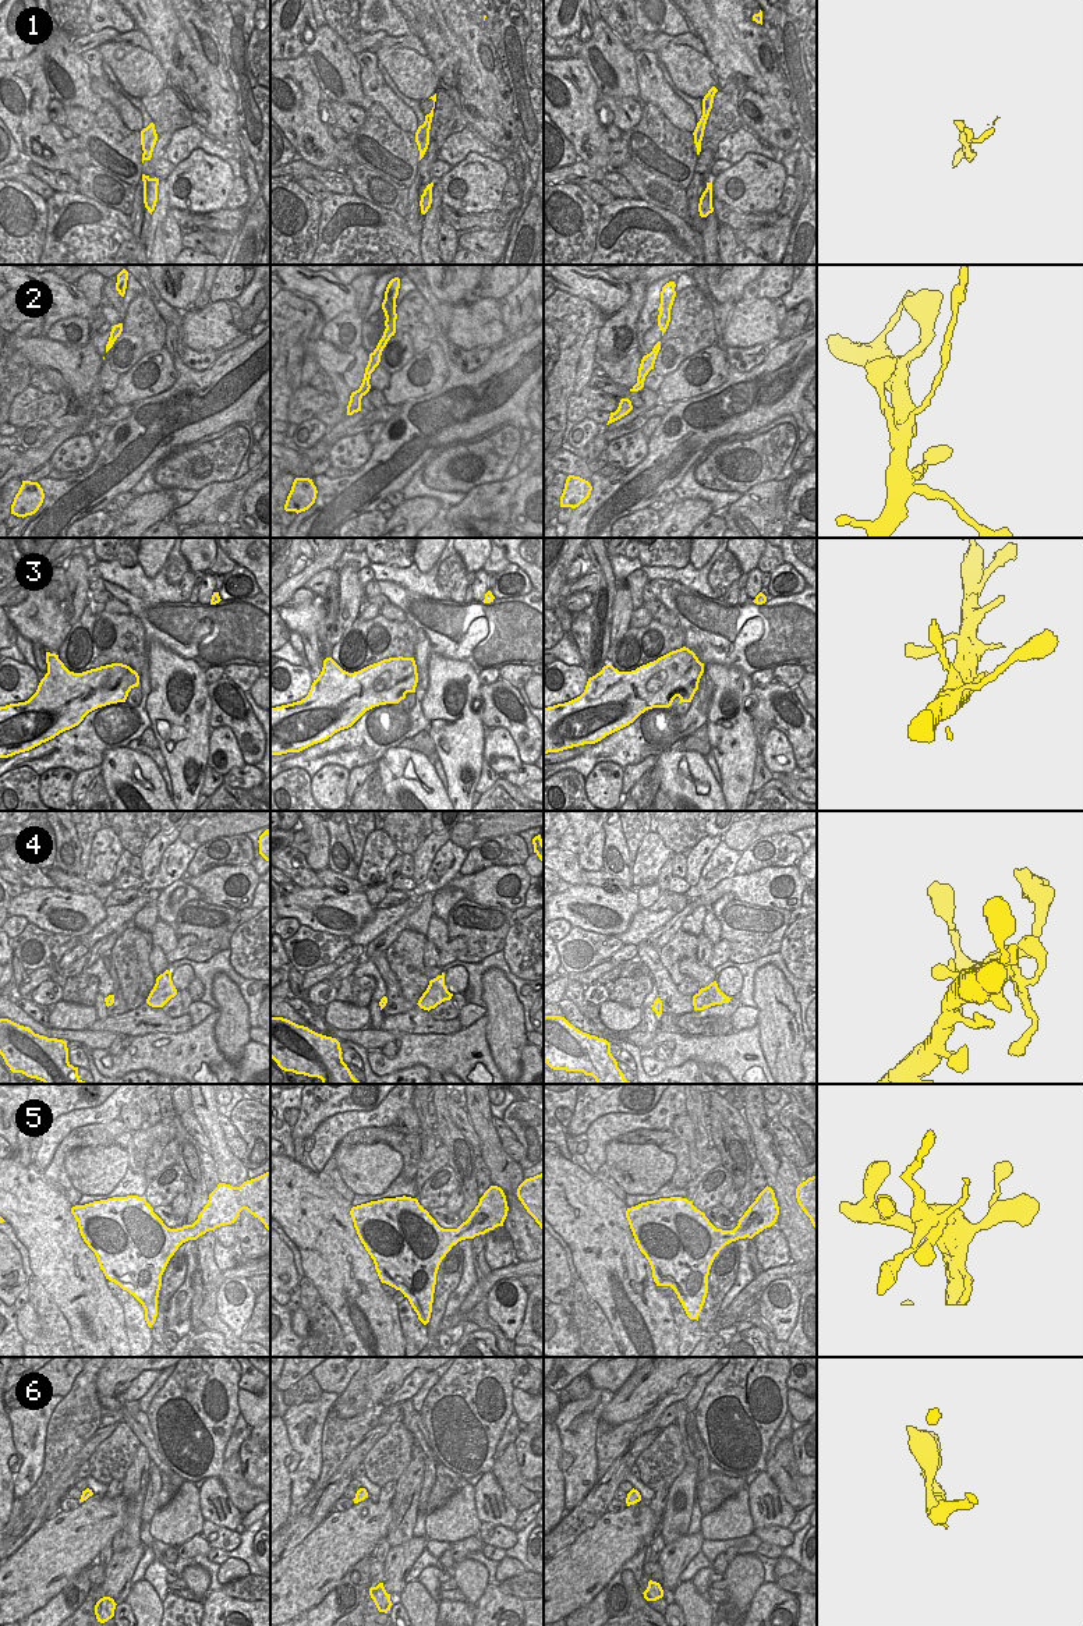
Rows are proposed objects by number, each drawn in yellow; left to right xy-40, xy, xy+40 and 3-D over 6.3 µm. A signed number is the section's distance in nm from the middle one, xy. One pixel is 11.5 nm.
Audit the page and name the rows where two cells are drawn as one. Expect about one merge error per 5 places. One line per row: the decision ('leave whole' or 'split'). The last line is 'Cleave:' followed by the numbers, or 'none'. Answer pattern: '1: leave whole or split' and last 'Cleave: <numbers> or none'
1: leave whole
2: split
3: leave whole
4: leave whole
5: leave whole
6: leave whole
Cleave: 2

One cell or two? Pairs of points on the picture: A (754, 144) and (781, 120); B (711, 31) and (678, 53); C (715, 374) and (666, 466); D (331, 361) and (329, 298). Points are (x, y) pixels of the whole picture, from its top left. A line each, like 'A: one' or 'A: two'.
A: two
B: two
C: two
D: two

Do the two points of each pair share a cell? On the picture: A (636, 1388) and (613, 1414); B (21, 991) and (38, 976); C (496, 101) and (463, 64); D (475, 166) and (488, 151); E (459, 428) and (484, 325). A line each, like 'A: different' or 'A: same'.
A: same
B: same
C: same
D: different
E: different

